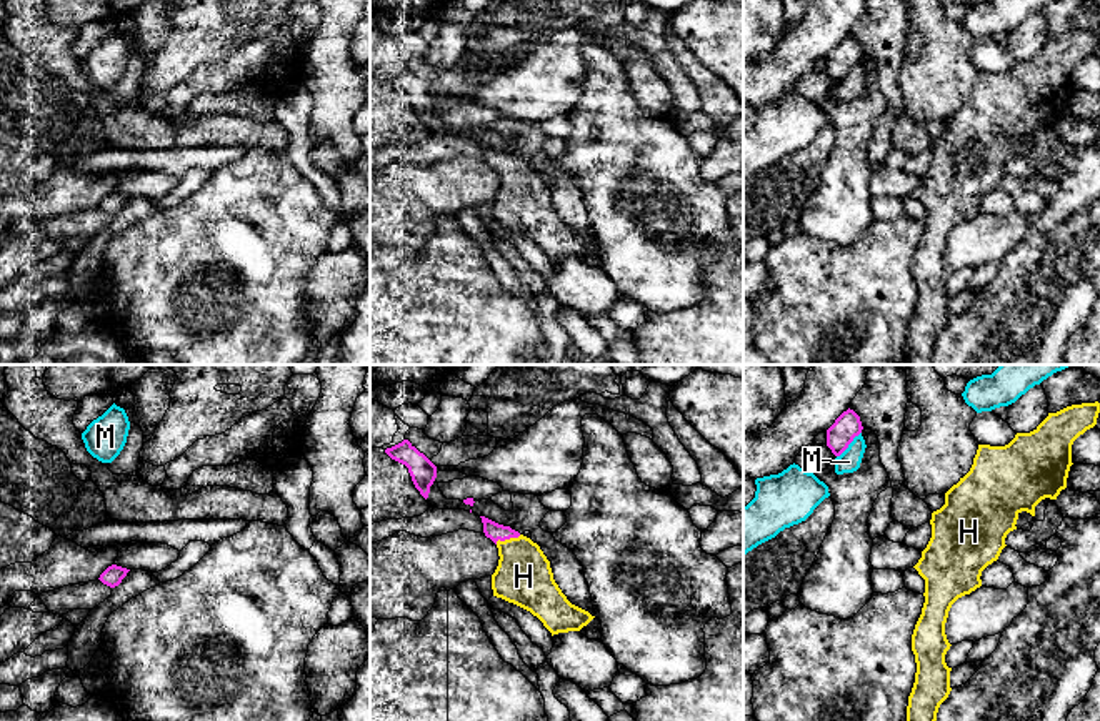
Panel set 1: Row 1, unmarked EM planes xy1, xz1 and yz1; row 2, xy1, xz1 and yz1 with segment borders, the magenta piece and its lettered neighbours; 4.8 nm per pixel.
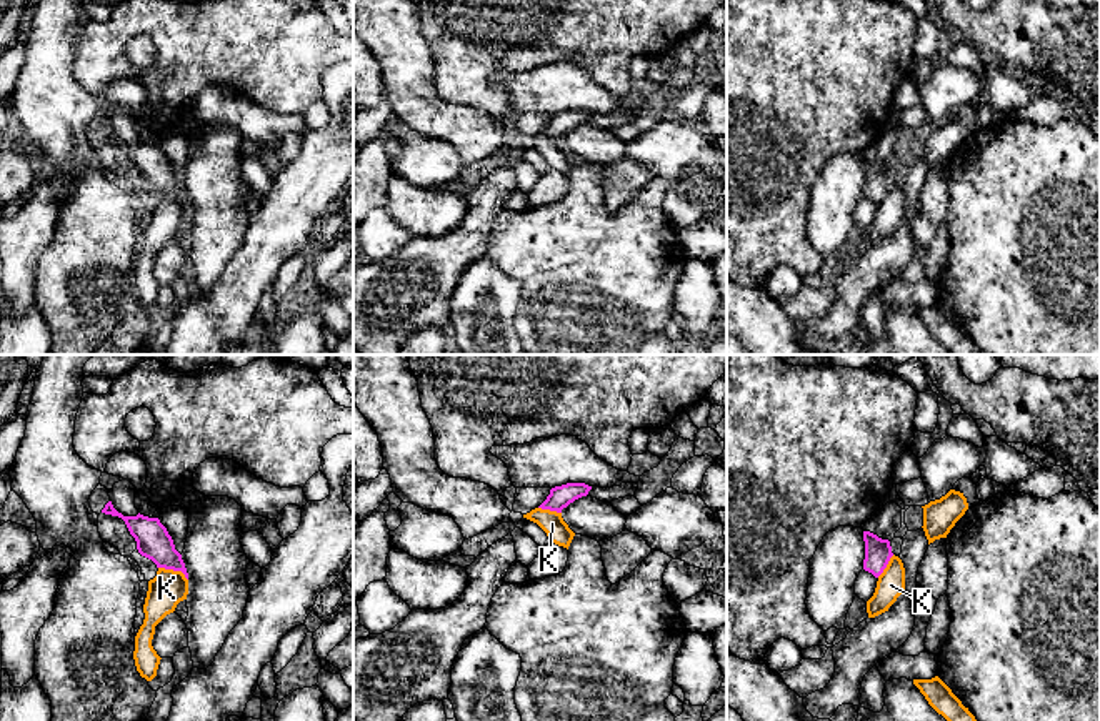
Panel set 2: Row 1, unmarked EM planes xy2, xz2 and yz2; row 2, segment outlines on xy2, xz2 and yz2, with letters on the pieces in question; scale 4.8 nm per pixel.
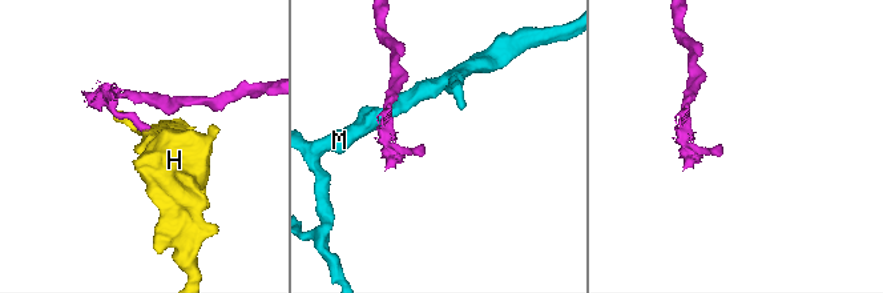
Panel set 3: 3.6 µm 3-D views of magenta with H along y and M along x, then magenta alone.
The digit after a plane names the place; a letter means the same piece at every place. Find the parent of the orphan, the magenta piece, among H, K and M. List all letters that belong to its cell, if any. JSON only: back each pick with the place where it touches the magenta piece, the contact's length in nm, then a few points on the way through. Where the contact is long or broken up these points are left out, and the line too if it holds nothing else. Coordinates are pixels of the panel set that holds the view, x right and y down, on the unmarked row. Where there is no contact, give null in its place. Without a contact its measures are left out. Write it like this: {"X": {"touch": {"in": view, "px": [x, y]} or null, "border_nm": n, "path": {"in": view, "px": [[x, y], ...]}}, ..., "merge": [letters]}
{"H": {"touch": {"in": "xz1", "px": [507, 165]}, "border_nm": 130, "path": {"in": "xz1", "px": [[492, 157], [507, 165], [522, 188], [524, 203]]}}, "merge": ["H"]}

